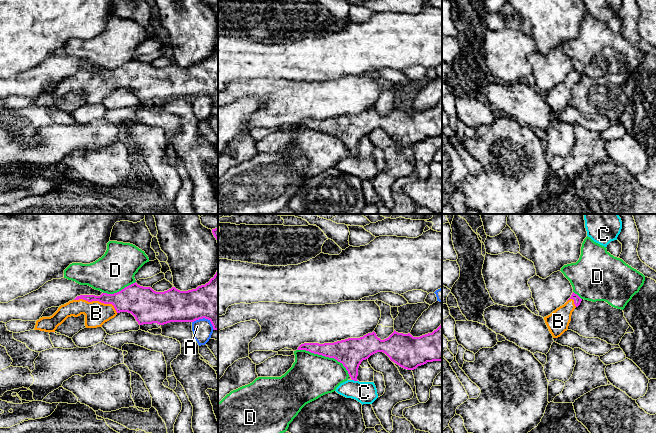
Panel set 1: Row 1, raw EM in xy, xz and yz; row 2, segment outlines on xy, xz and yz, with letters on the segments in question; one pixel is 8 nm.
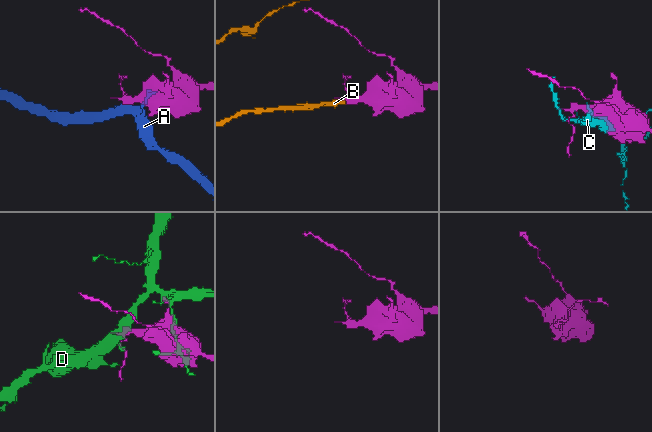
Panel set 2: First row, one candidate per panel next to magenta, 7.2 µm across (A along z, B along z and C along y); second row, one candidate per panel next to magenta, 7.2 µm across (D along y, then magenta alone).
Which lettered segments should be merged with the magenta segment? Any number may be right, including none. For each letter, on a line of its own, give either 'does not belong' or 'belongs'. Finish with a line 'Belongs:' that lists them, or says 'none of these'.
A: does not belong
B: belongs
C: does not belong
D: does not belong
Belongs: B

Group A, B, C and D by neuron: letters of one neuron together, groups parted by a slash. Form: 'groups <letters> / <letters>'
groups A / B / C / D

